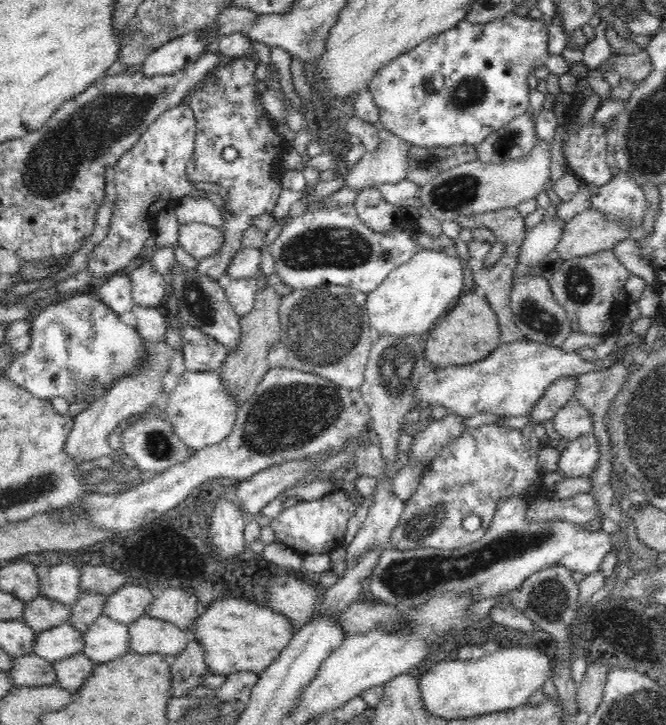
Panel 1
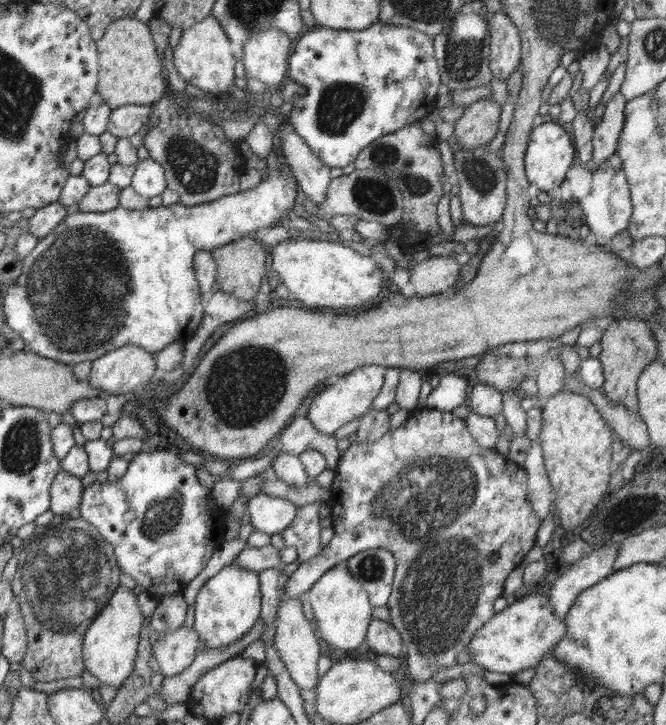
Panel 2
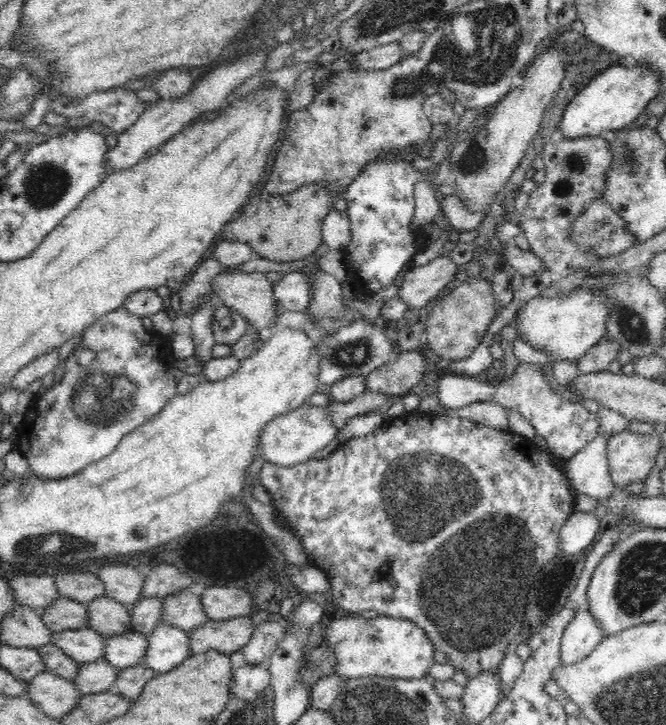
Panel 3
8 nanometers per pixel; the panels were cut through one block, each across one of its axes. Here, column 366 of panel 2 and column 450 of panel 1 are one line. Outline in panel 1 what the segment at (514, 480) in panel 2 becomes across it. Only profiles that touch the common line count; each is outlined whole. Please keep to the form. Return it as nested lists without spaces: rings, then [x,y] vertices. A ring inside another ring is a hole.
[[[491,423],[478,428],[465,429],[462,436],[439,450],[431,463],[423,468],[423,475],[416,492],[406,500],[404,514],[398,526],[394,528],[388,544],[392,549],[400,551],[410,551],[416,548],[456,550],[483,538],[502,500],[514,496],[534,503],[538,500],[535,501],[533,498],[537,498],[543,492],[546,493],[547,500],[552,500],[550,488],[542,485],[544,474],[538,471],[538,452],[541,448],[543,448],[543,443],[534,433],[532,425],[518,429]],[[472,515],[480,516],[482,525],[475,532],[468,532],[462,526],[462,522],[467,516]]]

